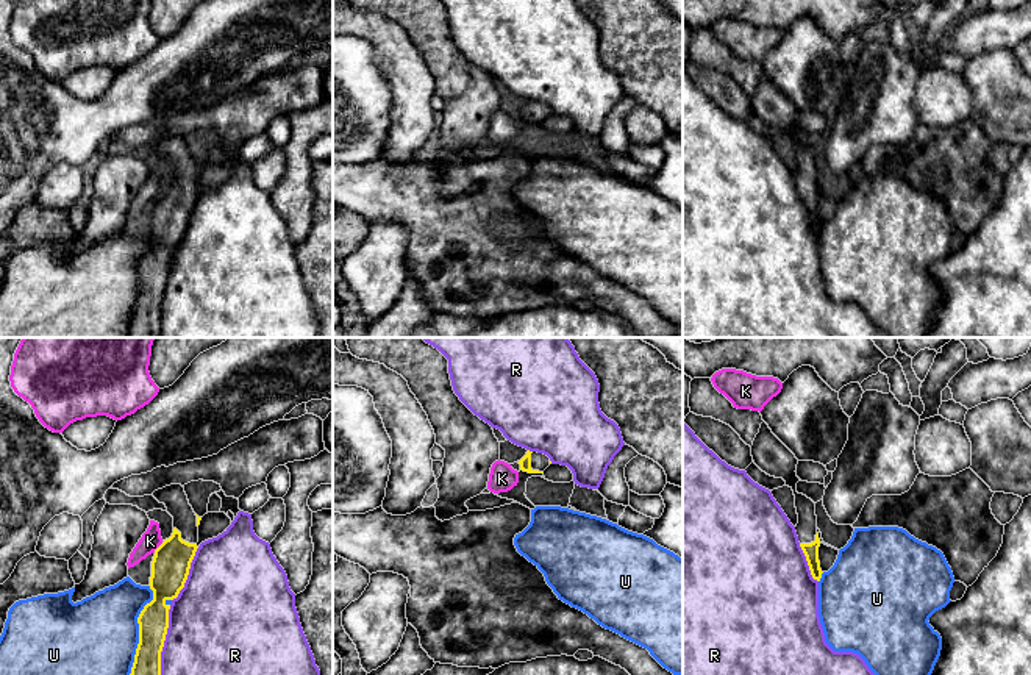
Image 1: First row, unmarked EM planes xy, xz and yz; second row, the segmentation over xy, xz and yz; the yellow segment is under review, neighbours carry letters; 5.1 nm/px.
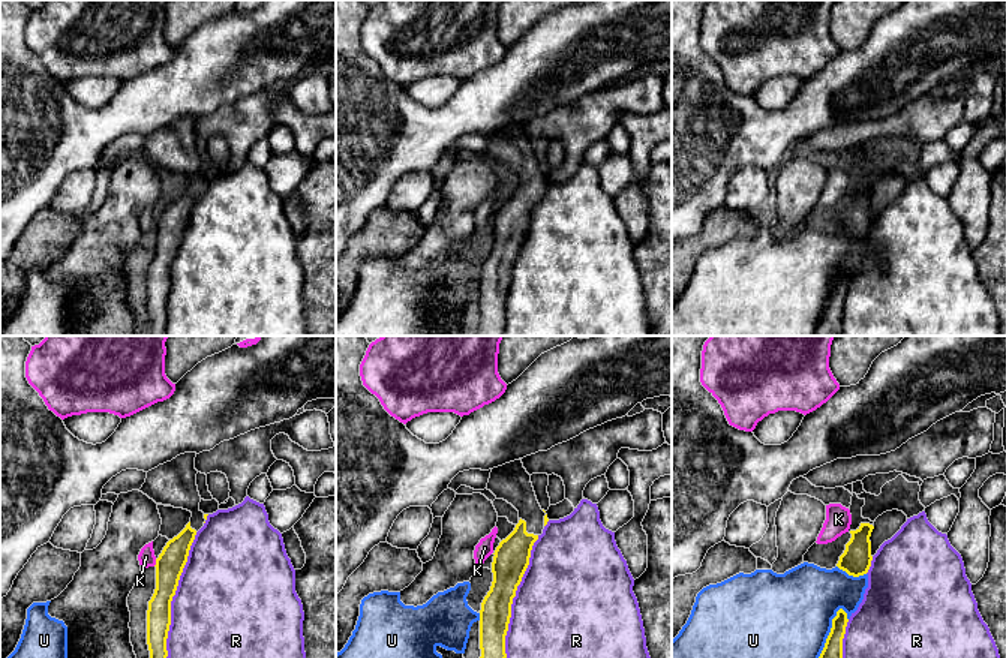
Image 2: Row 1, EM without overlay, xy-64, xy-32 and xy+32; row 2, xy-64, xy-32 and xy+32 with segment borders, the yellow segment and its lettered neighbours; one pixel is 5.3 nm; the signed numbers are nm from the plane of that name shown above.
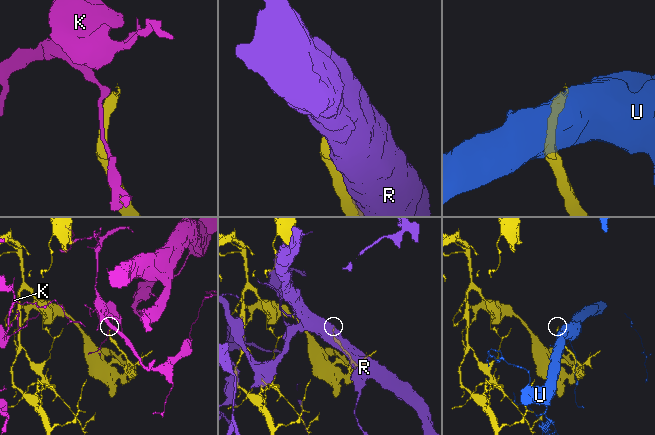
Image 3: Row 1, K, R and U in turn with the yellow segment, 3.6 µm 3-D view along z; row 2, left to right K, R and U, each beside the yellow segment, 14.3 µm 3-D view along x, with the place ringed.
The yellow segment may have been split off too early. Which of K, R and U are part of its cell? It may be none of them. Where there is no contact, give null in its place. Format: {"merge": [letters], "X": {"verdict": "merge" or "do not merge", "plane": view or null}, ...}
{"merge": [], "K": {"verdict": "do not merge", "plane": "xy"}, "R": {"verdict": "do not merge", "plane": "xy"}, "U": {"verdict": "do not merge", "plane": "xy"}}

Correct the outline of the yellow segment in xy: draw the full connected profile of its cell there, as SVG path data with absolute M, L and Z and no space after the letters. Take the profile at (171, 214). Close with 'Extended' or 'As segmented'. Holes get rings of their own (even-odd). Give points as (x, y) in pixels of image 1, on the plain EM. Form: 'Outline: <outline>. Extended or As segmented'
Outline: M170 134L152 144L173 167L173 183L156 200L152 211L150 239L153 250L137 267L139 294L128 328L128 338L161 338L161 302L169 278L167 250L178 247L197 202L198 167L181 134Z. Extended

